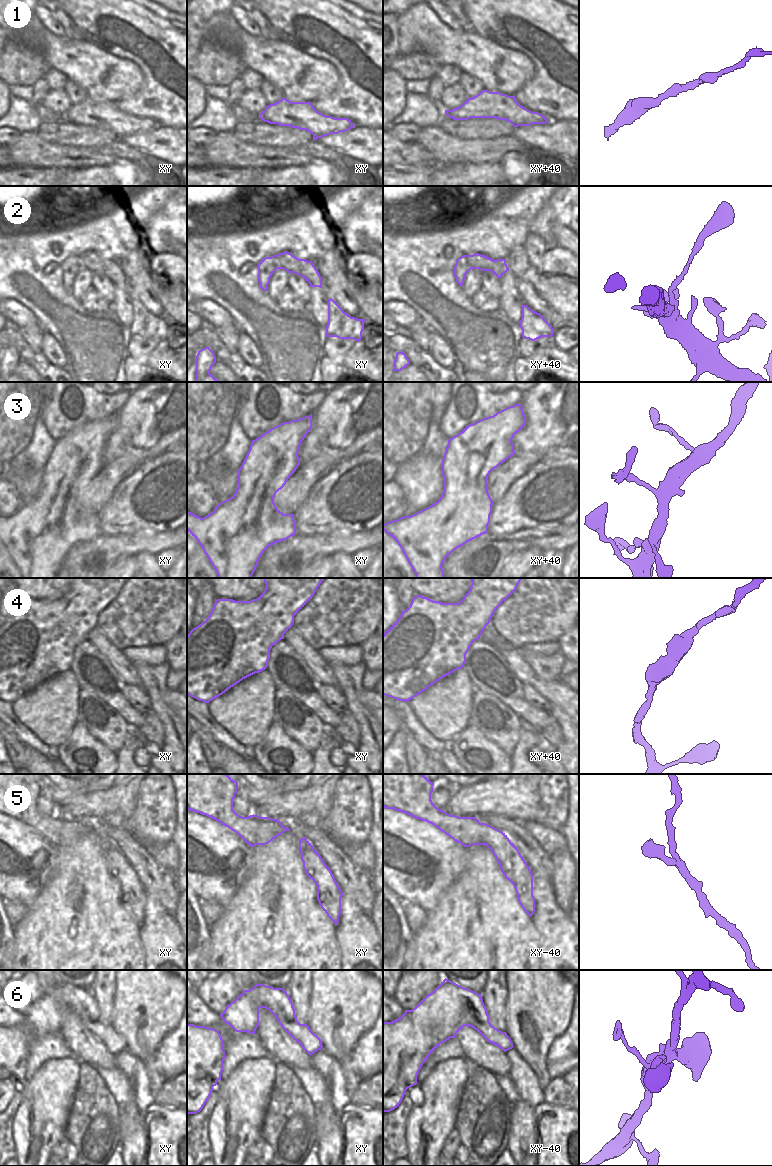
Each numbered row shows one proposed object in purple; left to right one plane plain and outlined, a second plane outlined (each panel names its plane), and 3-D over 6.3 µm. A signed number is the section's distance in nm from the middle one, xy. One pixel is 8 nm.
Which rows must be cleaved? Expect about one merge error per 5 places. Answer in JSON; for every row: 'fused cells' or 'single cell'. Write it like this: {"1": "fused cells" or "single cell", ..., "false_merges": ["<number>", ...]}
{"1": "single cell", "2": "single cell", "3": "single cell", "4": "single cell", "5": "single cell", "6": "single cell", "false_merges": []}

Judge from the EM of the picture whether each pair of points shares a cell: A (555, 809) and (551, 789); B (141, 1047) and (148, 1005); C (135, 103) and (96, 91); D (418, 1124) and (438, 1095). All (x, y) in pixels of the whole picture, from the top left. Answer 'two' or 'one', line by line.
A: one
B: one
C: two
D: one

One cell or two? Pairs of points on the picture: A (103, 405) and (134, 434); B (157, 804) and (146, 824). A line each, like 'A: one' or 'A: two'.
A: two
B: one

